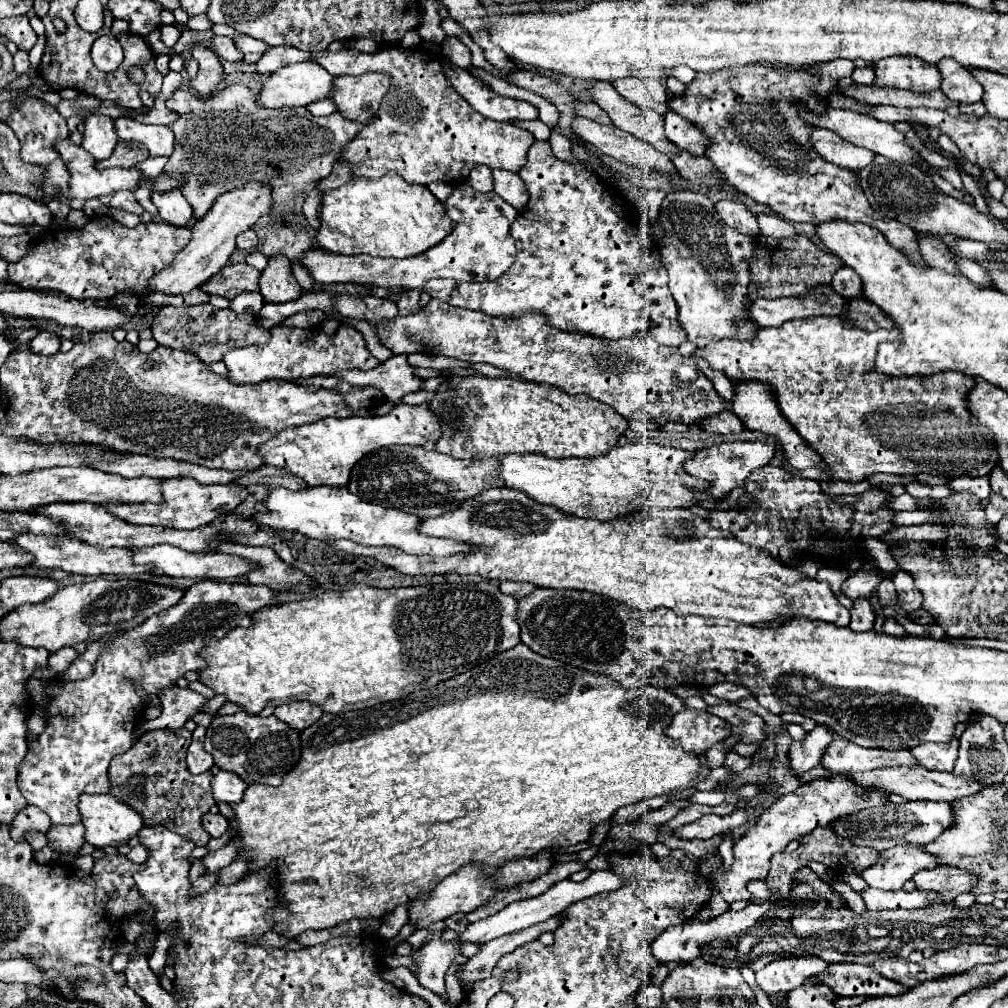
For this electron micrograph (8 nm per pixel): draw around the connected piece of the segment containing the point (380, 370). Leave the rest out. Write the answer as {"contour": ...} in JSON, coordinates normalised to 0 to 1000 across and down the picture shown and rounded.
{"contour":[[[396,351],[382,359],[378,359],[370,367],[340,367],[330,371],[334,377],[350,381],[350,383],[370,383],[376,385],[384,397],[396,399],[400,391],[418,387],[418,375],[414,375],[404,359],[404,353]]]}

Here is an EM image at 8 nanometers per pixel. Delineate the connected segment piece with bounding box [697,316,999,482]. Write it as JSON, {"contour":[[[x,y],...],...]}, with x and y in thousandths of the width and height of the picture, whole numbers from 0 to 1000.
{"contour":[[[809,313],[783,317],[769,325],[753,325],[743,337],[709,337],[699,345],[693,345],[691,355],[701,357],[705,365],[717,369],[729,381],[735,377],[765,381],[775,411],[791,427],[799,440],[816,454],[816,460],[822,462],[822,470],[826,470],[828,476],[854,478],[868,468],[892,472],[914,468],[938,472],[981,470],[989,462],[991,452],[985,440],[985,431],[959,409],[957,391],[965,385],[965,375],[953,369],[930,369],[928,373],[906,375],[870,371],[868,353],[872,339],[886,338],[888,333],[889,325],[858,329],[844,325],[834,315]]]}

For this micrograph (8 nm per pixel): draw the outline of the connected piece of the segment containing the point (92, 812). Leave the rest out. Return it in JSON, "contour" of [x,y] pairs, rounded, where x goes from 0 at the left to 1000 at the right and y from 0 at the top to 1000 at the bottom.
{"contour":[[[110,788],[78,790],[78,806],[86,823],[84,833],[96,841],[126,837],[142,821],[138,806]]]}

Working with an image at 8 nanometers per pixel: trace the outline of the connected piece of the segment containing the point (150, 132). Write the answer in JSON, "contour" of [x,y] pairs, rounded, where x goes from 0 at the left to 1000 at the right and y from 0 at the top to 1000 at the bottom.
{"contour":[[[120,115],[112,119],[112,127],[118,141],[140,143],[146,147],[148,155],[170,155],[174,135],[166,125],[140,123],[134,117]]]}

